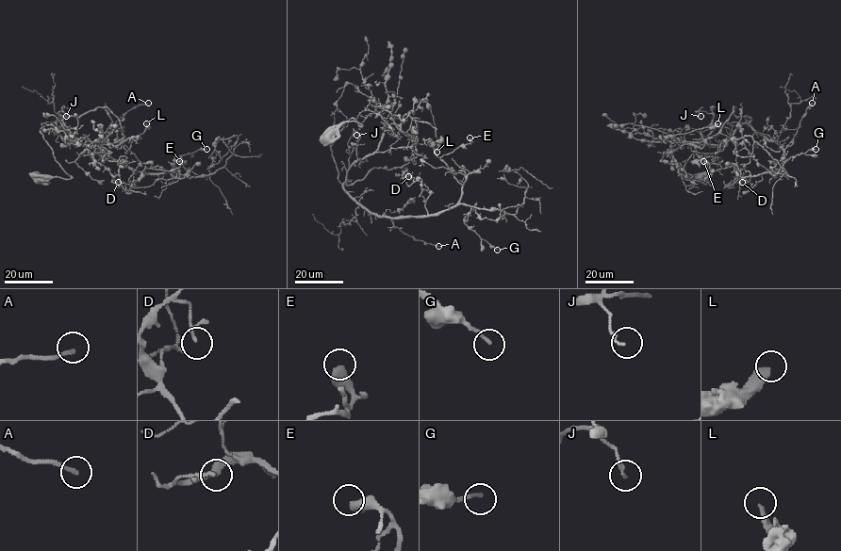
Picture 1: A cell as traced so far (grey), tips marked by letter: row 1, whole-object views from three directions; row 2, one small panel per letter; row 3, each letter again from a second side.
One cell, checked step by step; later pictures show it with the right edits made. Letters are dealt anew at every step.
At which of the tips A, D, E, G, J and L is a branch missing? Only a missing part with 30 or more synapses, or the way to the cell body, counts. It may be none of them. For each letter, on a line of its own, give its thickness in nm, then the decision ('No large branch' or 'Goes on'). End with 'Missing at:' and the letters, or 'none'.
A: Thickness 190 nm. No large branch
D: Thickness 90 nm. No large branch
E: Thickness 550 nm. No large branch
G: Thickness 140 nm. No large branch
J: Thickness 130 nm. No large branch
L: Thickness 300 nm. No large branch
Missing at: none

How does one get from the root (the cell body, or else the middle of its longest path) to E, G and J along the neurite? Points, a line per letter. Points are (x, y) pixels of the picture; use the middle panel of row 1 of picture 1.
E: (327, 137), (361, 124), (349, 120), (330, 148), (338, 180), (391, 218), (457, 202), (440, 157), (469, 137)
G: (327, 137), (361, 124), (349, 120), (330, 150), (371, 212), (466, 204), (465, 223), (497, 250)
J: (327, 137), (345, 122), (361, 124), (349, 120), (330, 148), (342, 183), (354, 149), (347, 142), (356, 135)

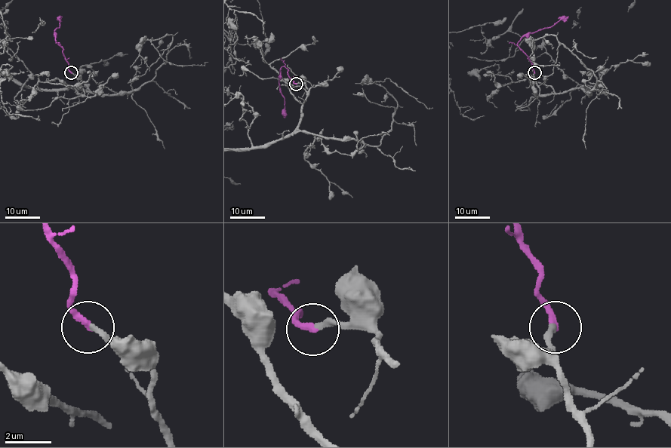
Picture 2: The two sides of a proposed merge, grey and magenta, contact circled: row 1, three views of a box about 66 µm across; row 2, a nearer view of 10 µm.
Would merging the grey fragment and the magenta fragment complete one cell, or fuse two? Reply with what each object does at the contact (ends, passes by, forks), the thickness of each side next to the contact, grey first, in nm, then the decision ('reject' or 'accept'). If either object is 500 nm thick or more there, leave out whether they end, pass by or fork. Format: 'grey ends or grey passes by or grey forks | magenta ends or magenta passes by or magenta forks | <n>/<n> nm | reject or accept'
grey ends | magenta ends | 280/280 nm | accept

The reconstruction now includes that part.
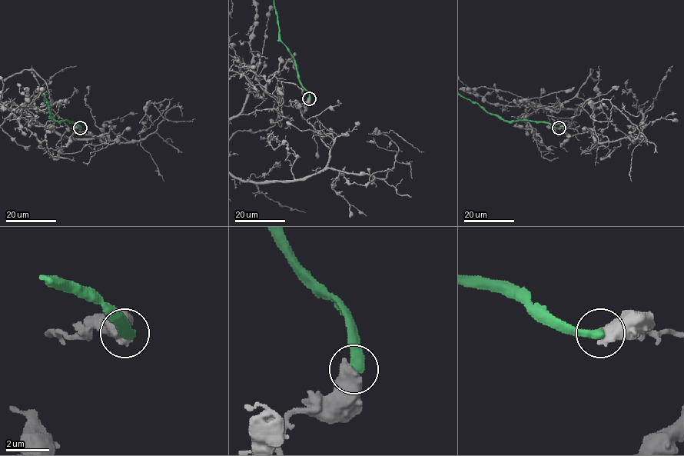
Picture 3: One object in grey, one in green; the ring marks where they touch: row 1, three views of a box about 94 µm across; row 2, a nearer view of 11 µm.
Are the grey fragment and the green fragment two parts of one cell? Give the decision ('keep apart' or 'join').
keep apart

